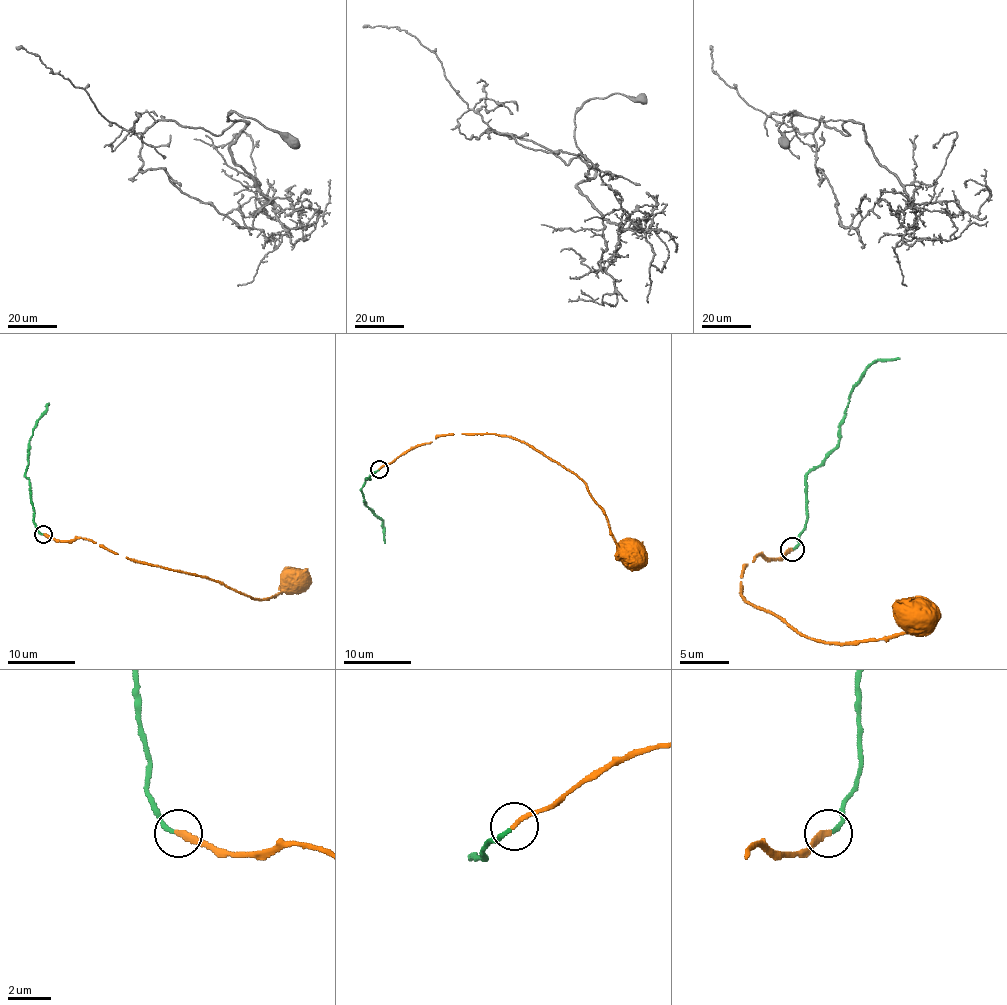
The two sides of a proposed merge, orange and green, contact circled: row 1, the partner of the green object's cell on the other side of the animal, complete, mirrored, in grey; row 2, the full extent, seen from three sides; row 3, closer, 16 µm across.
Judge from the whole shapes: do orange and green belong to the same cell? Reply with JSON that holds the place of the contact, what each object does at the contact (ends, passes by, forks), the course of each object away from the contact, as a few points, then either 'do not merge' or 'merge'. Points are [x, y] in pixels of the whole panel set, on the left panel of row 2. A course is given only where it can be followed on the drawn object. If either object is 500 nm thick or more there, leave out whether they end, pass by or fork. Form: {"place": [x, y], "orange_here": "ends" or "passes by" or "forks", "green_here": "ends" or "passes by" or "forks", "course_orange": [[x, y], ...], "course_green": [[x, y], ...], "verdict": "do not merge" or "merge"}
{"place": [43, 534], "orange_here": "ends", "green_here": "ends", "course_orange": [[43, 534], [60, 541], [82, 537], [138, 561], [221, 581], [250, 598], [274, 597], [294, 578]], "course_green": [[43, 534], [34, 518], [31, 483], [26, 476], [27, 445], [36, 422], [49, 403]], "verdict": "merge"}

